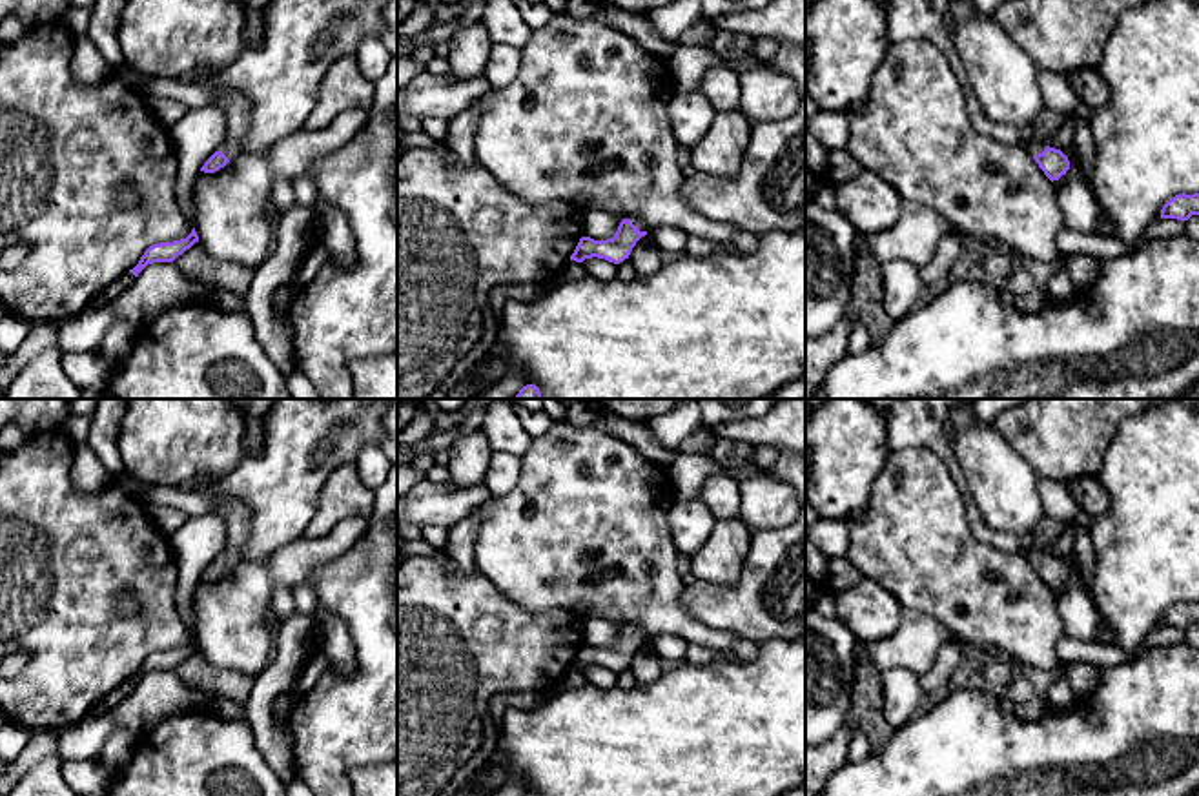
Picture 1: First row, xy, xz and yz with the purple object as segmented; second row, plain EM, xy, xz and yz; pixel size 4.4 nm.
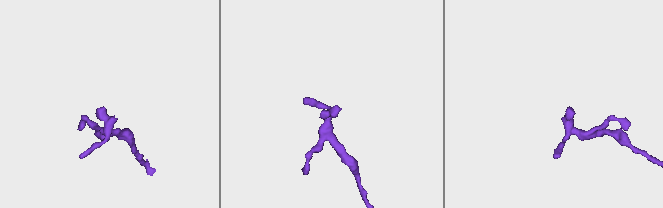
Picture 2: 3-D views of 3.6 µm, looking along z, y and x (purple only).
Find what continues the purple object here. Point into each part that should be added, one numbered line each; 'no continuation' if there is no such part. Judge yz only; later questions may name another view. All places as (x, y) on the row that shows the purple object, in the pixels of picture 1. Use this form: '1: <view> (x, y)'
1: yz (1004, 79)

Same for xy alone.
1: xy (237, 110)

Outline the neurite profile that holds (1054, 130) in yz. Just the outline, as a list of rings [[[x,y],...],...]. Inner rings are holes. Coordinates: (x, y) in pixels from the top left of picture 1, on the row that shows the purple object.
[[[1044,107],[1033,120],[1033,133],[1044,146],[1064,149],[1073,144],[1075,120]]]

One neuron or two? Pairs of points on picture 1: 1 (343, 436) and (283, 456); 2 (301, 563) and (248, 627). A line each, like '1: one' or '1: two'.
1: one
2: one

